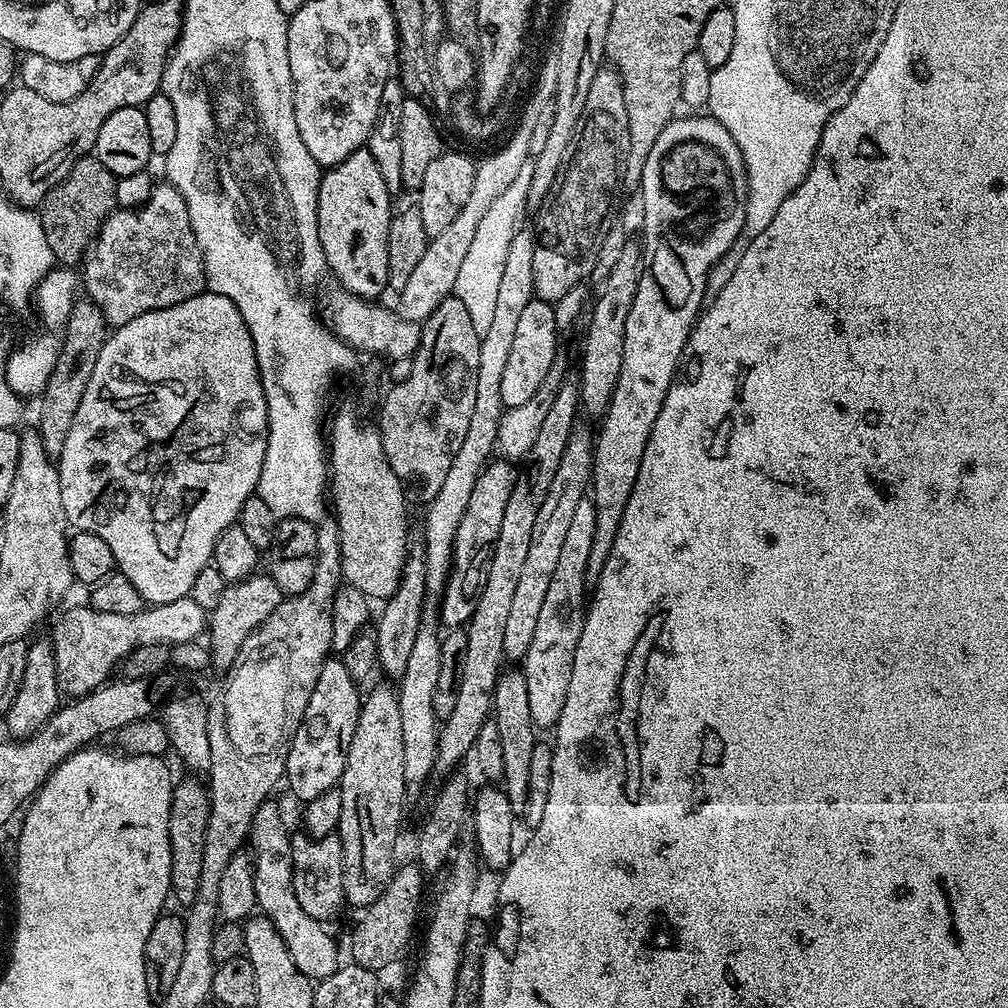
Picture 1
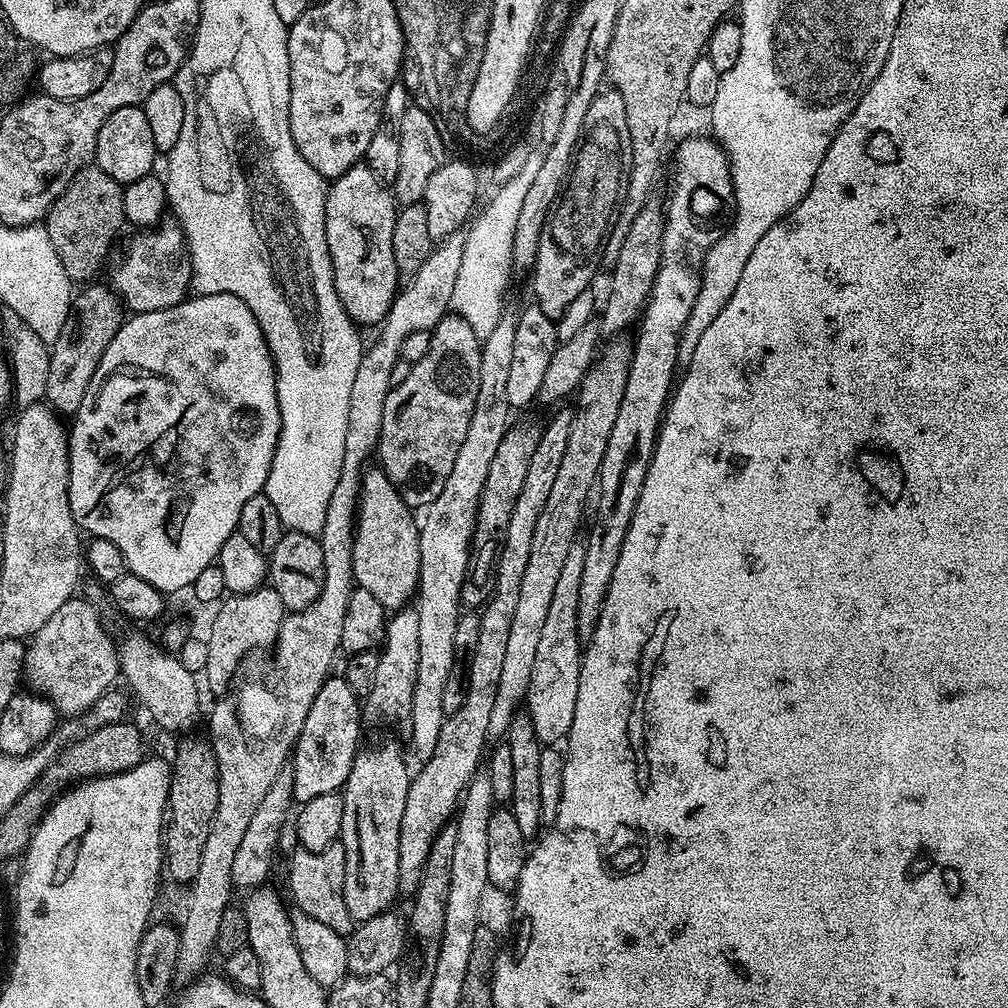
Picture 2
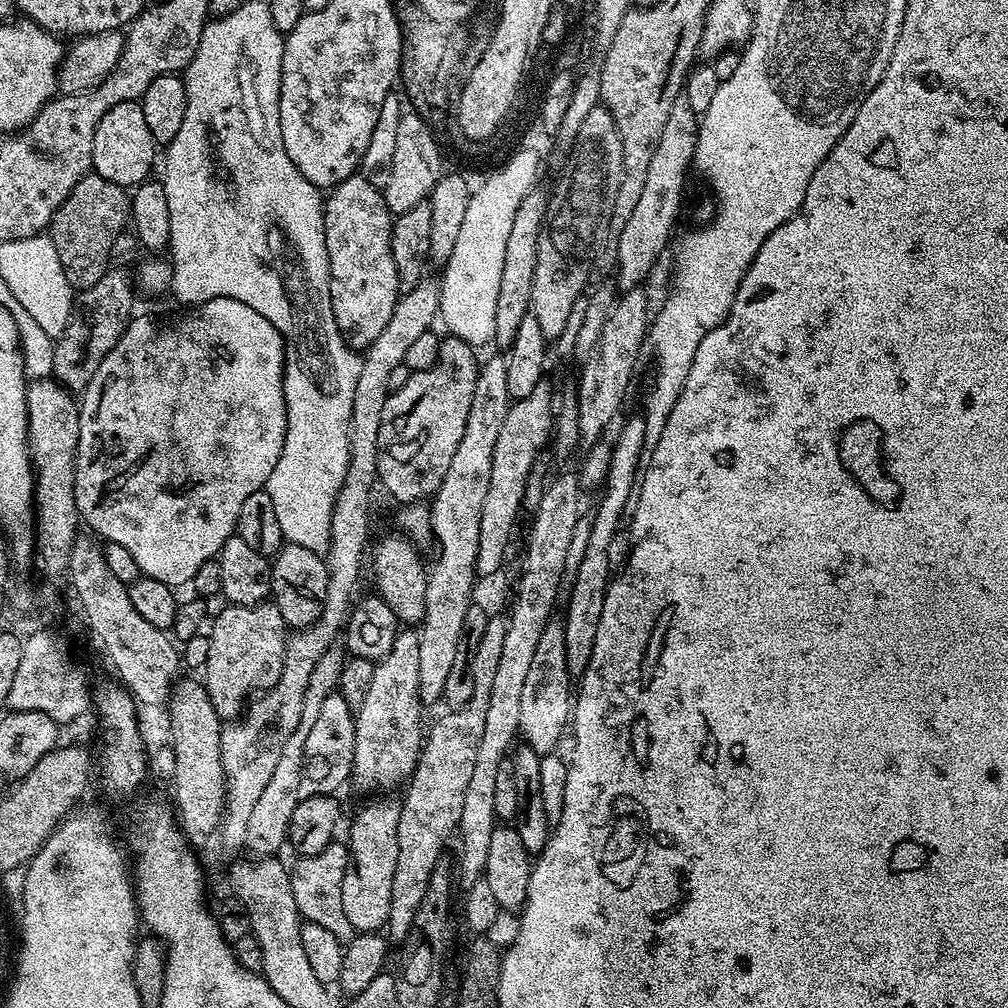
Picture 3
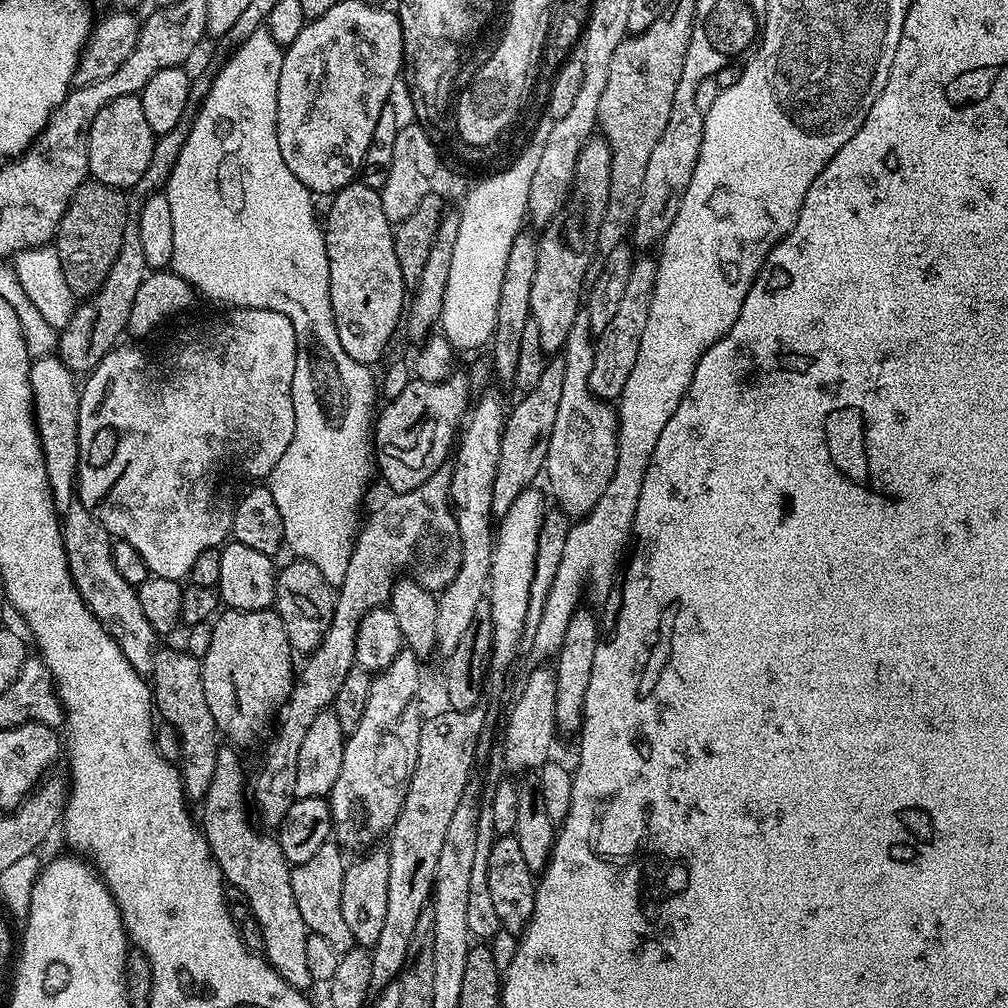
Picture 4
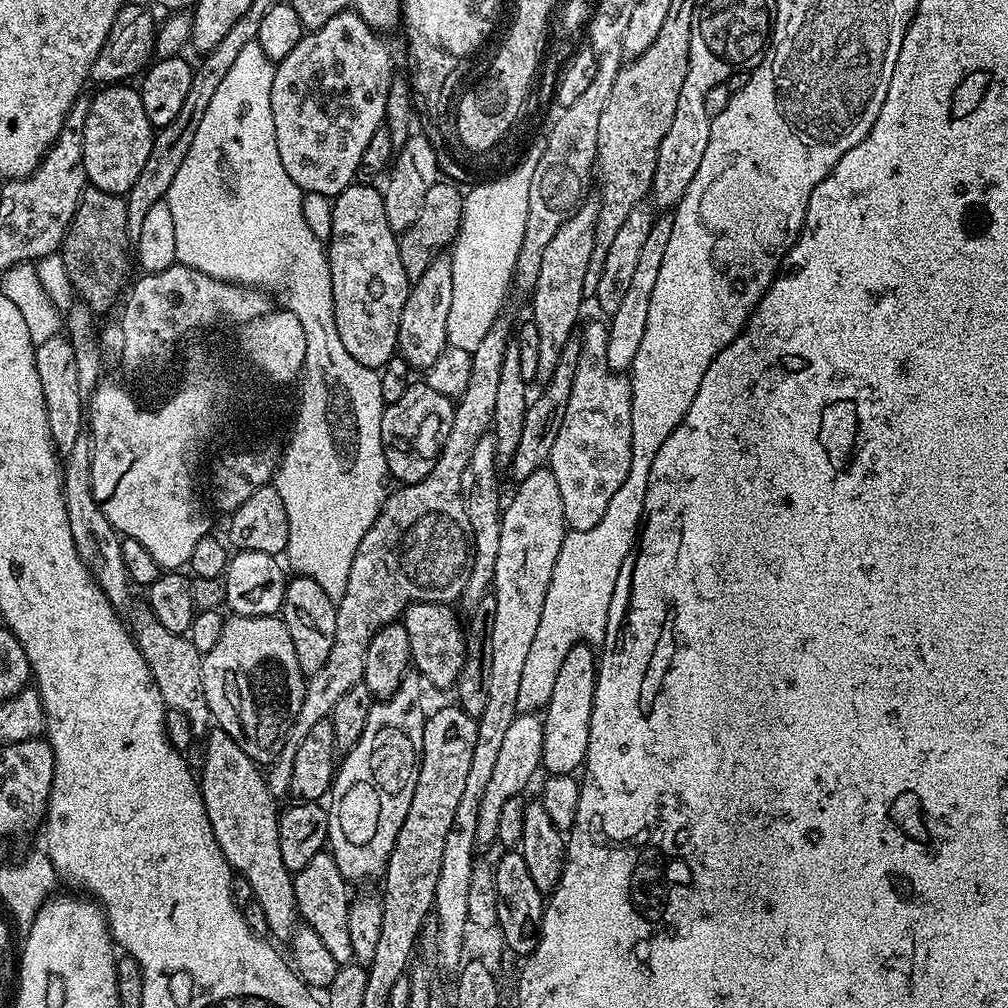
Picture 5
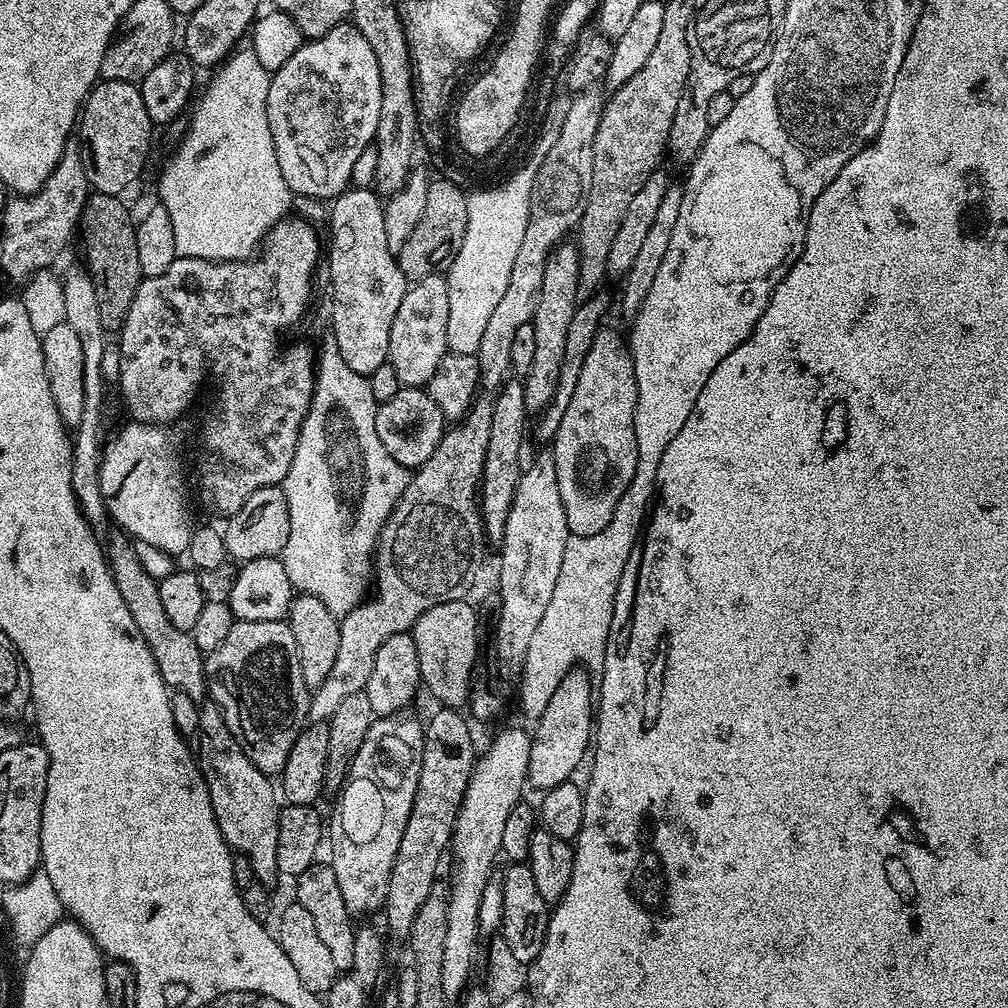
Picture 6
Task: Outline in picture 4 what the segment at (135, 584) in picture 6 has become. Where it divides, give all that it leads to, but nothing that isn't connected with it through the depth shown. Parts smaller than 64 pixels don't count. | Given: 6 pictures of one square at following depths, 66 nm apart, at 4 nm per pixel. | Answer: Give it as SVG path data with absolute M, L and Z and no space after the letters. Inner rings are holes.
M161 647L156 653L150 673L155 711L163 723L169 724L177 731L180 739L180 779L184 782L184 793L192 802L203 801L210 786L210 778L214 778L214 762L218 747L214 714L210 714L210 706L206 706L206 690L202 690L200 666L201 661L187 650L175 652L172 648Z

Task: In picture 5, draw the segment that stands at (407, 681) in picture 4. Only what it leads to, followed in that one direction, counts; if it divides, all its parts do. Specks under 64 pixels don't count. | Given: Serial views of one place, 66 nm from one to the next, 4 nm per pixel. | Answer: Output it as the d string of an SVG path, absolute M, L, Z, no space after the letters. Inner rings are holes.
M409 674L400 680L398 690L392 696L380 698L373 703L366 718L366 730L362 738L349 750L343 753L330 789L328 809L328 843L338 870L342 870L345 880L355 882L367 876L383 877L384 868L388 865L398 830L406 822L406 810L410 810L410 798L414 798L414 786L418 782L420 769L420 749L418 747L424 733L426 711L420 705L419 675Z

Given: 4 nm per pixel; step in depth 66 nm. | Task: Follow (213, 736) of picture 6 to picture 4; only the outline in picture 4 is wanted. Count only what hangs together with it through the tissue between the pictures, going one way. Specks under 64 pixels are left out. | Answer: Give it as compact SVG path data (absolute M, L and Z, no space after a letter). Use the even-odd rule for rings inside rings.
M220 746L216 750L214 778L210 778L210 786L202 801L202 831L225 881L244 895L247 911L256 919L258 926L262 926L264 959L289 986L307 990L314 984L310 966L306 966L306 942L310 933L294 902L294 890L290 886L292 868L282 854L279 839L263 831L256 832L249 801L248 804L244 801L244 764L236 753L239 751L235 747L227 747Z

